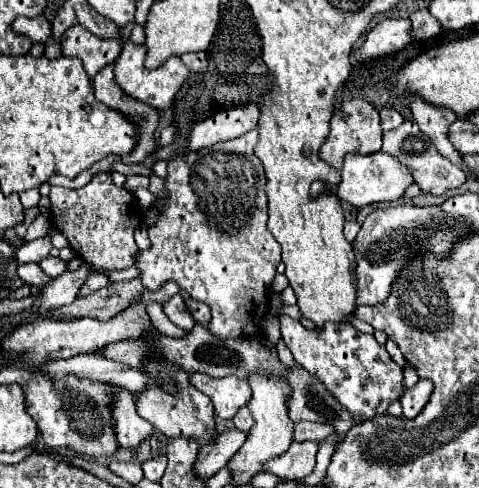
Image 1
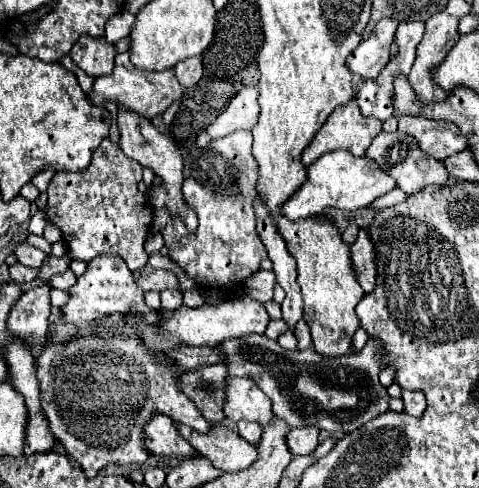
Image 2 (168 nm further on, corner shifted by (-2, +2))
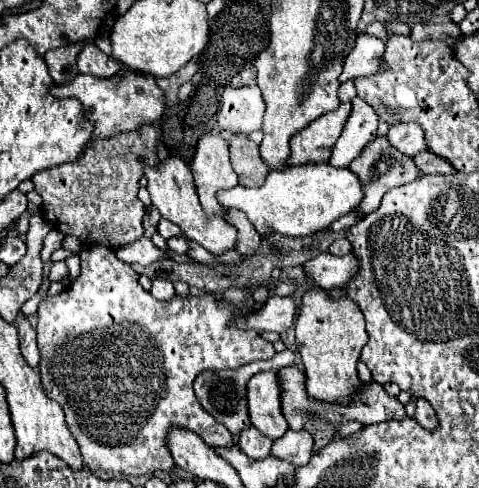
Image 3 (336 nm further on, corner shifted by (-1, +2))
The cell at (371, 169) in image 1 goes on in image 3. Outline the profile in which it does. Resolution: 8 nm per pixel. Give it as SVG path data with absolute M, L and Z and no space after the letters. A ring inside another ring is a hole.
M320 162L306 166L288 166L280 172L272 170L262 186L234 186L220 190L216 198L224 210L242 210L260 236L276 232L282 236L308 236L324 230L338 216L354 210L362 200L362 186L352 170L338 170L326 162Z

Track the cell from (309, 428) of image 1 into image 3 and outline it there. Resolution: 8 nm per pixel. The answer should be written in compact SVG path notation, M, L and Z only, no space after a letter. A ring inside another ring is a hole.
M288 430L282 438L272 444L272 456L280 460L288 460L294 466L304 466L312 456L314 440L306 430Z

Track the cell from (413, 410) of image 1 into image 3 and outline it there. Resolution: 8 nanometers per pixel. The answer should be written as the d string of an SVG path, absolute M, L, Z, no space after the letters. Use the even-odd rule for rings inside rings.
M418 398L416 400L416 414L414 414L414 420L422 426L422 428L426 428L426 430L432 430L432 428L436 428L436 424L438 424L438 420L436 420L436 412L434 412L434 408L430 406L430 402L426 402L424 398Z

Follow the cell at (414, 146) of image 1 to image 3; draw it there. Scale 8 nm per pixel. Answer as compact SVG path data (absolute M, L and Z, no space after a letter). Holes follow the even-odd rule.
M374 138L368 144L368 148L350 164L350 170L358 176L362 188L364 188L364 200L354 210L360 218L374 212L380 206L380 200L388 190L392 190L396 186L404 186L404 184L408 184L420 176L420 170L414 166L412 158L396 152L396 148L392 148L386 138Z

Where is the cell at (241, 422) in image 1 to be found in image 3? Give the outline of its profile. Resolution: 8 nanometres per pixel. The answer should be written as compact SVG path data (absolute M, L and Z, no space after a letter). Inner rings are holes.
M246 428L240 438L238 438L238 444L236 444L248 458L252 460L262 460L270 454L270 448L272 448L272 440L268 436L264 436L260 430L256 428Z

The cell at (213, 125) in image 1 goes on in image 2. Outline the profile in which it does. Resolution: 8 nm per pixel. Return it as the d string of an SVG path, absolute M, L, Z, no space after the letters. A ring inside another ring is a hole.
M245 86L231 98L229 106L215 118L215 122L207 126L207 134L211 136L211 140L215 140L229 136L237 130L251 130L257 124L257 116L257 88Z

